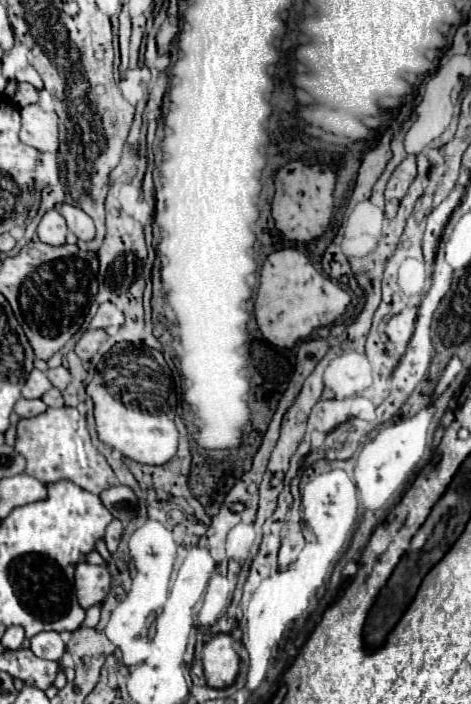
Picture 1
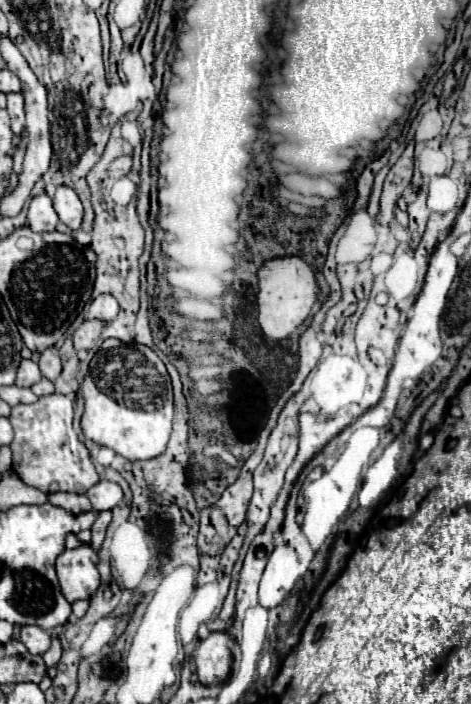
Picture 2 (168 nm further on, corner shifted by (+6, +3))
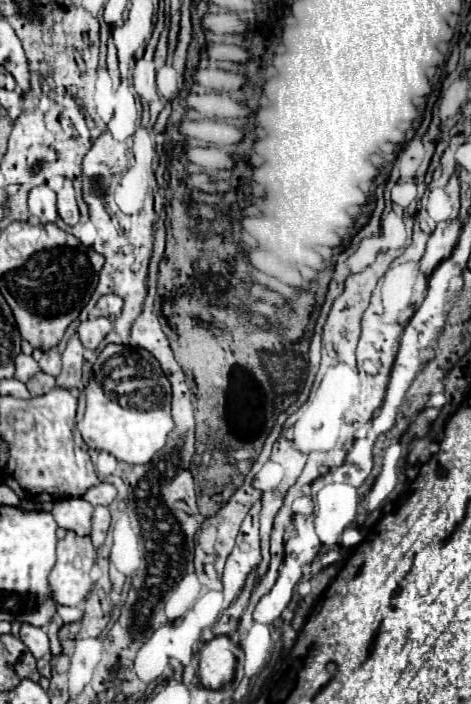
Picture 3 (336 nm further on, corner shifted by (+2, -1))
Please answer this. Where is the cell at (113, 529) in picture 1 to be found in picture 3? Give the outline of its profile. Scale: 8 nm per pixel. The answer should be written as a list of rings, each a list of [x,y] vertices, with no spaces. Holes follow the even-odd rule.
[[[95,506],[93,510],[93,524],[91,524],[91,540],[93,540],[93,546],[99,548],[107,536],[107,530],[109,530],[109,510],[105,506]]]

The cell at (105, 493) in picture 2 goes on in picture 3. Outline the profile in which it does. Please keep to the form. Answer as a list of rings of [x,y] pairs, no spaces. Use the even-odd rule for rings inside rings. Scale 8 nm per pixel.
[[[97,484],[97,486],[89,488],[89,490],[85,492],[85,496],[81,496],[81,498],[87,500],[87,502],[91,502],[93,506],[95,506],[95,504],[109,506],[109,504],[115,500],[115,496],[117,496],[115,486],[111,486],[111,484]]]

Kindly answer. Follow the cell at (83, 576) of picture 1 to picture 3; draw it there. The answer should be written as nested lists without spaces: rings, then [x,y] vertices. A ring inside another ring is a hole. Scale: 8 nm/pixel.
[[[67,532],[57,544],[57,564],[49,574],[51,596],[57,604],[79,606],[93,586],[91,568],[95,564],[97,550],[89,536],[77,536]]]

